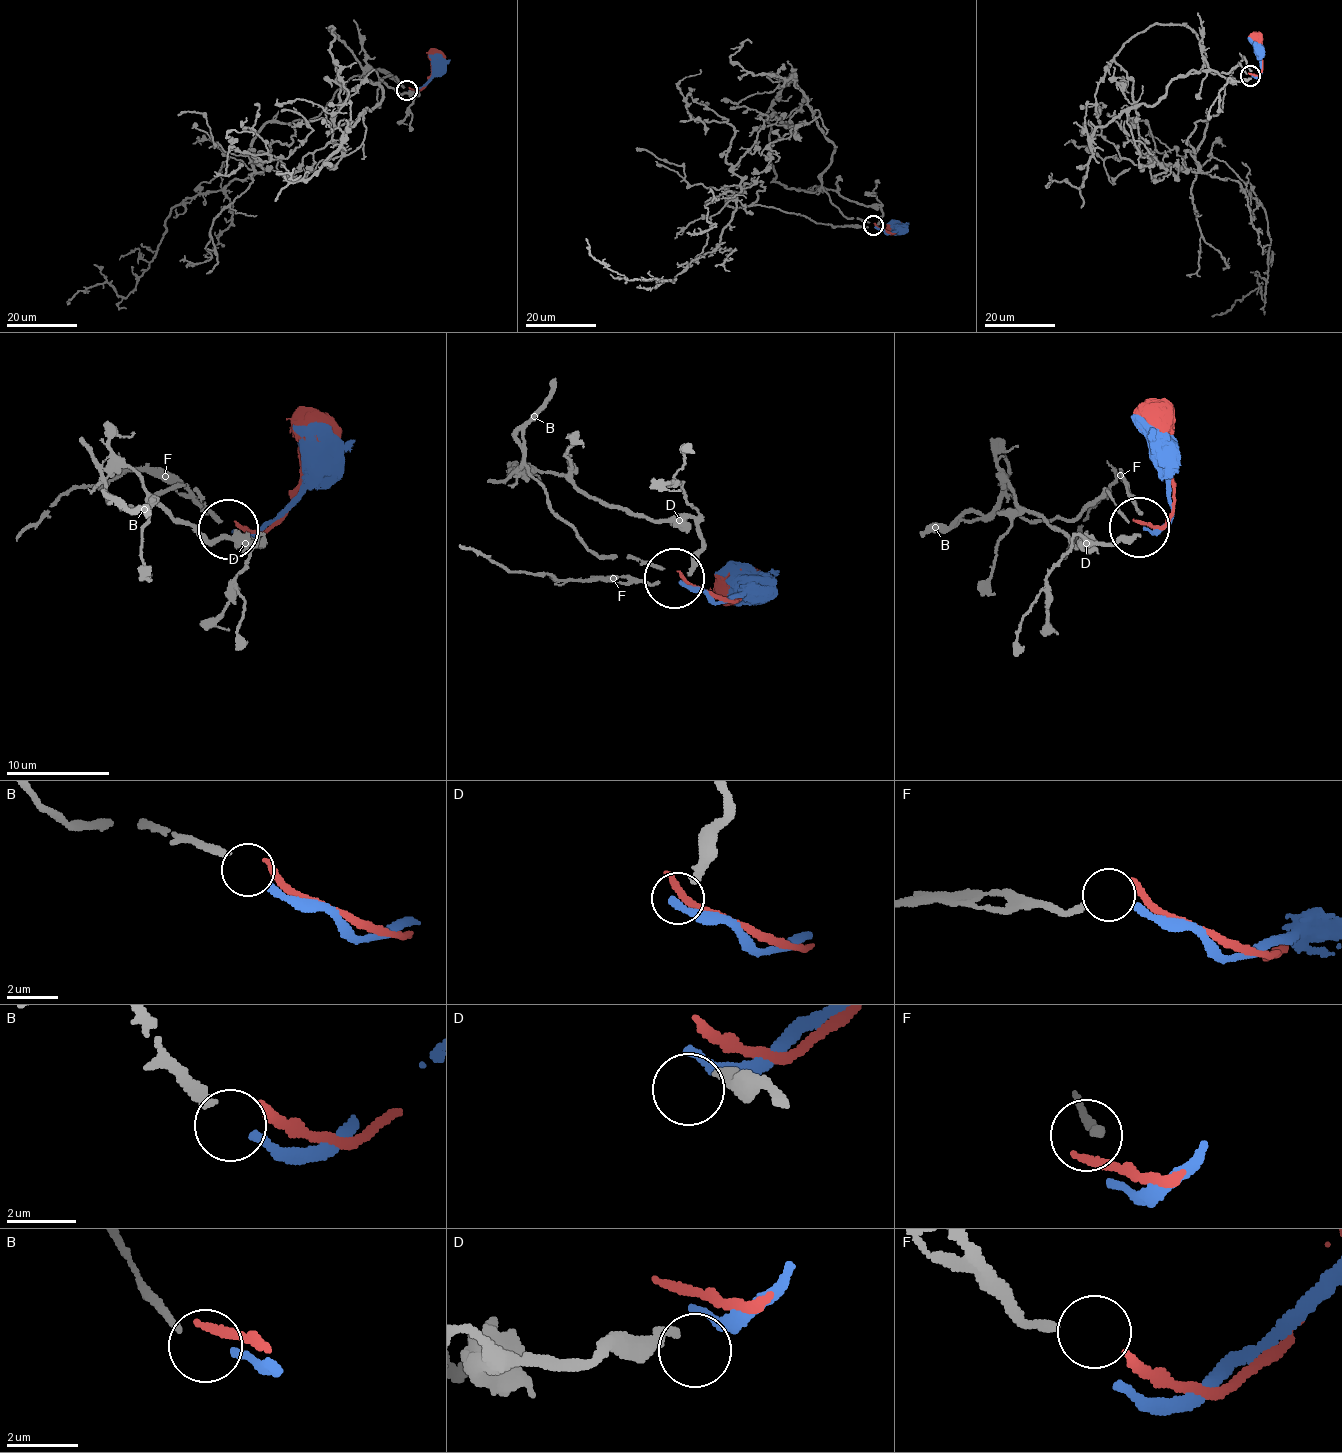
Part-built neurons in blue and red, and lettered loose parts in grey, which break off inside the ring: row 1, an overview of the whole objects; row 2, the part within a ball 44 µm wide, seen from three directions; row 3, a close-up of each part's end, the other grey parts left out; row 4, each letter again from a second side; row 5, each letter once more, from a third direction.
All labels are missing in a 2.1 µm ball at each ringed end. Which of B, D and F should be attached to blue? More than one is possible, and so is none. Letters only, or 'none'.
B

